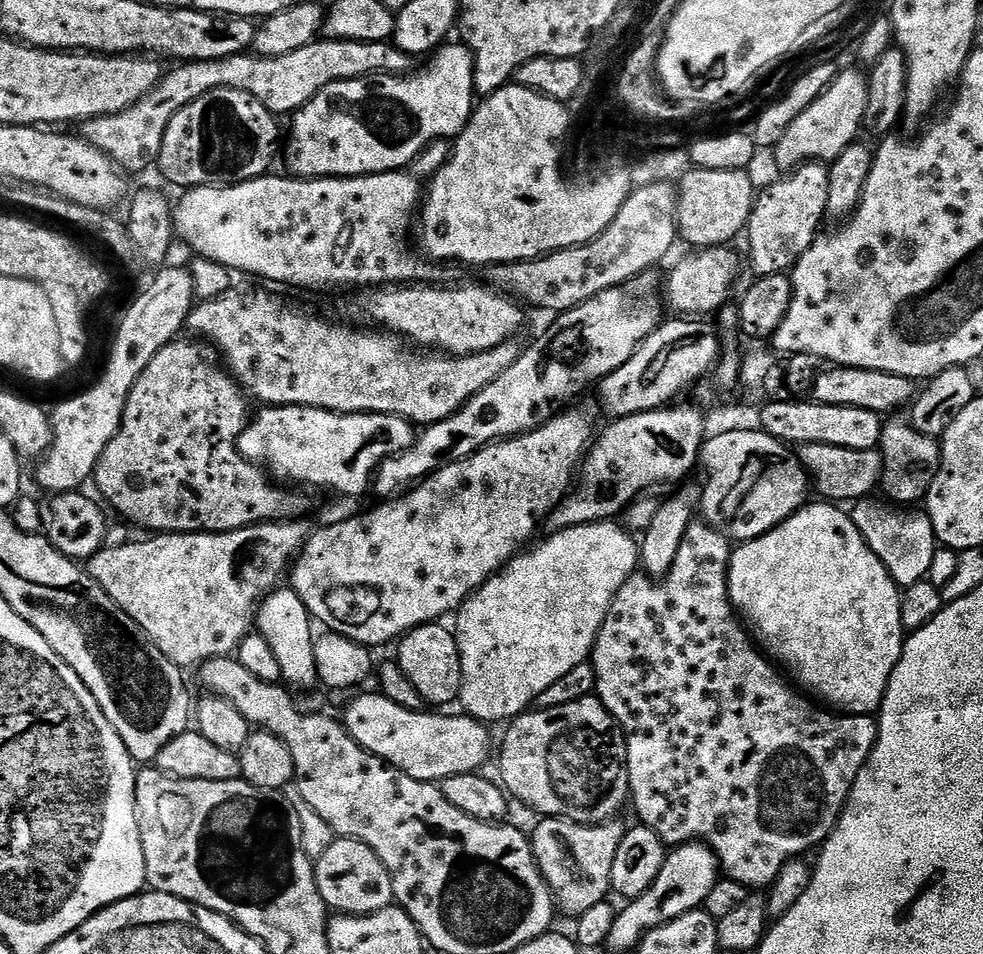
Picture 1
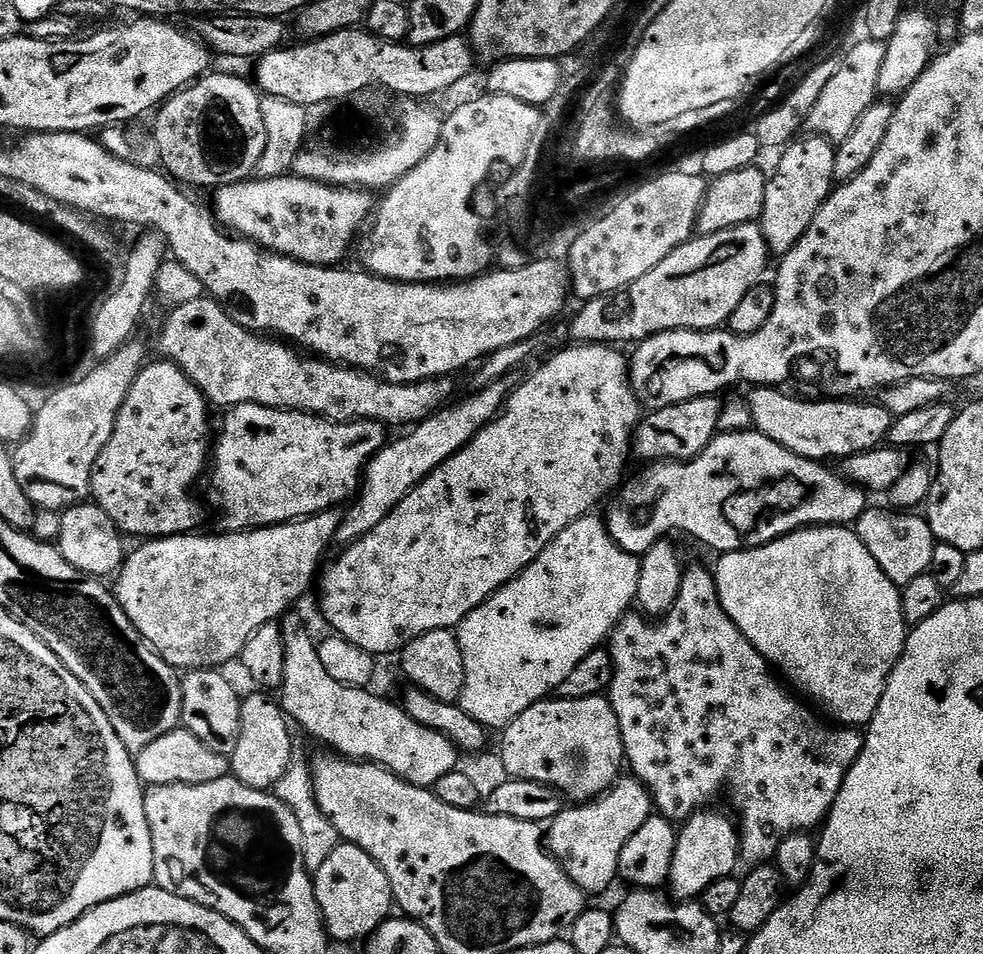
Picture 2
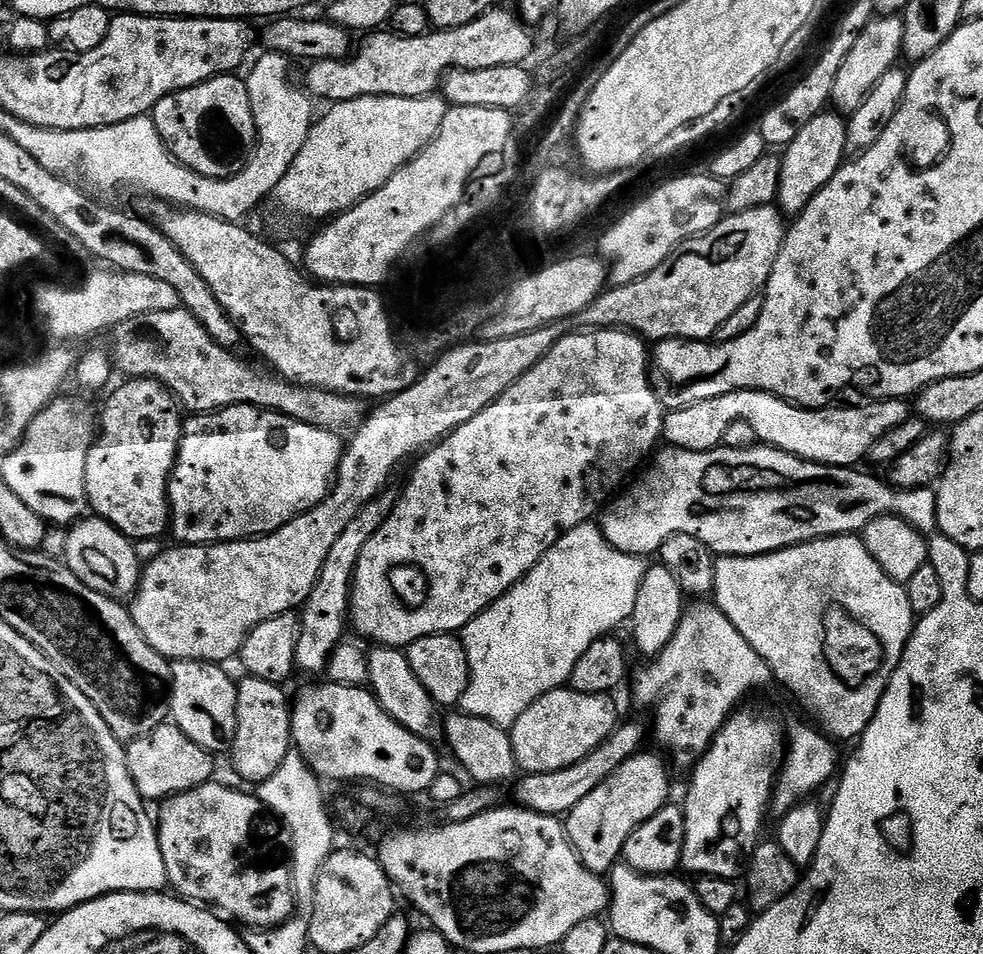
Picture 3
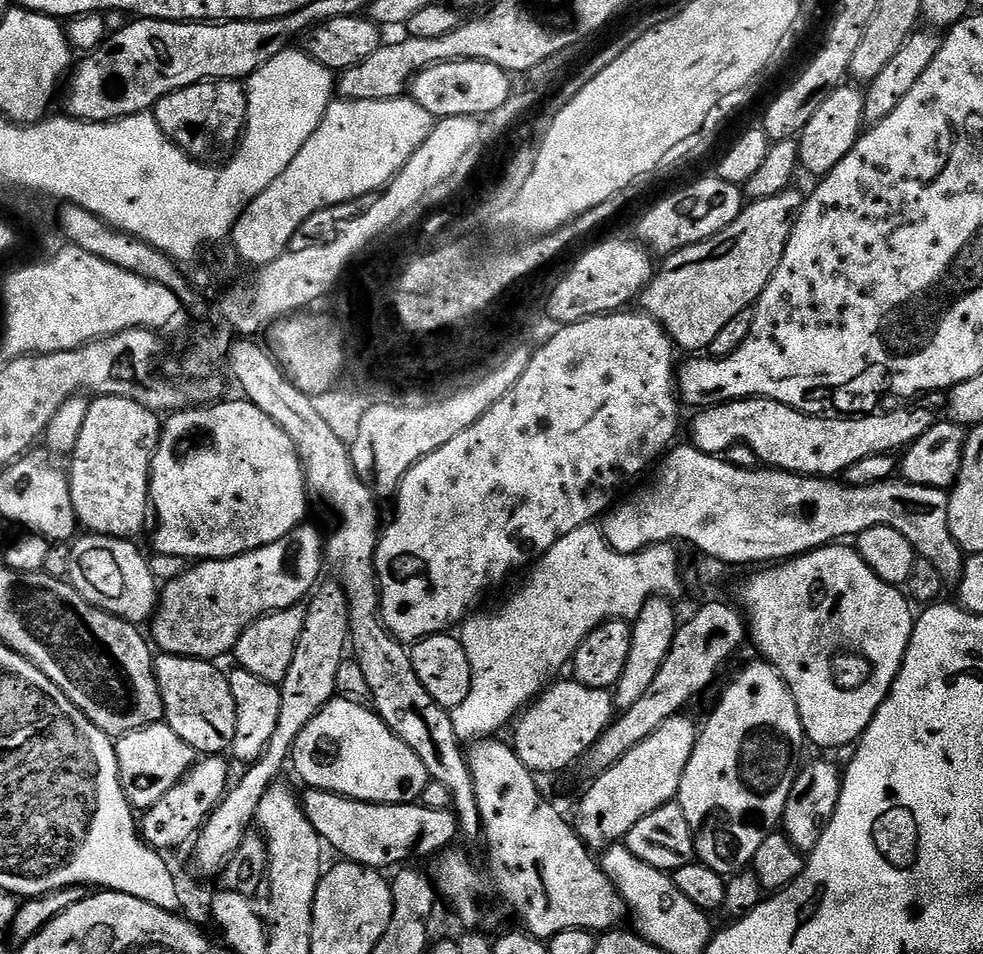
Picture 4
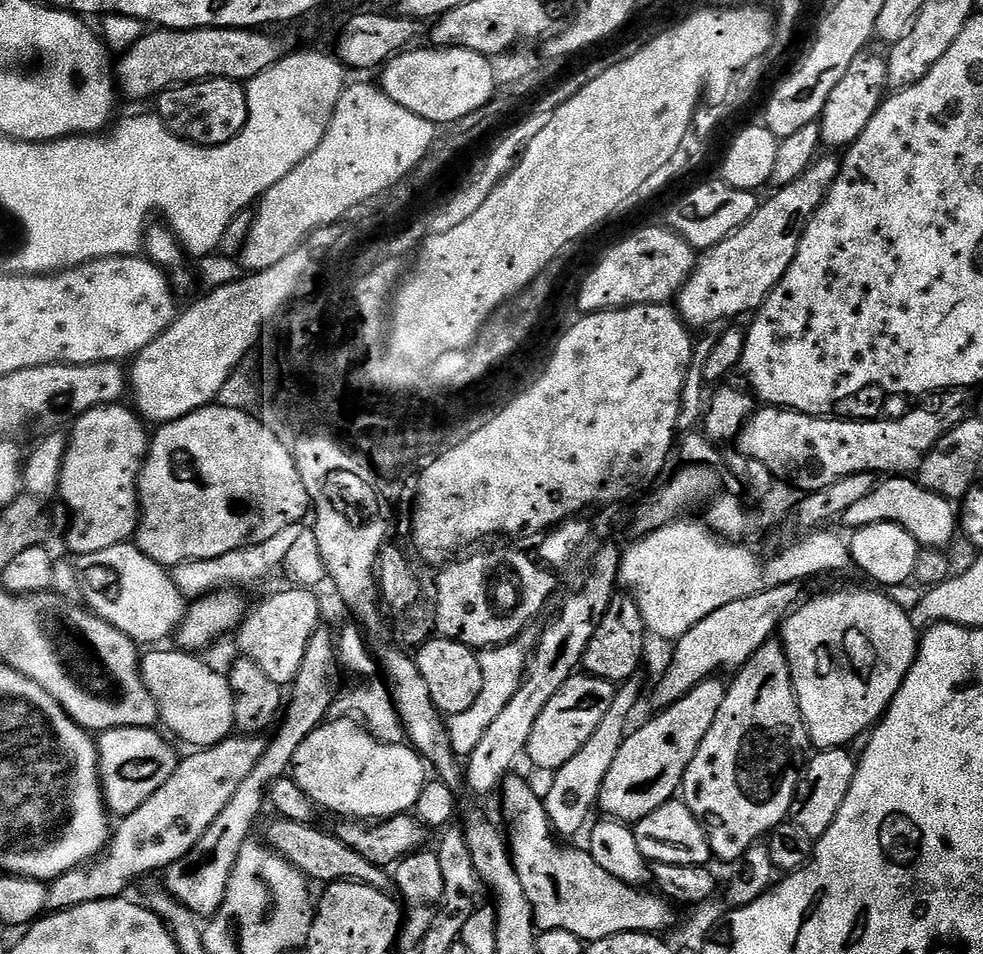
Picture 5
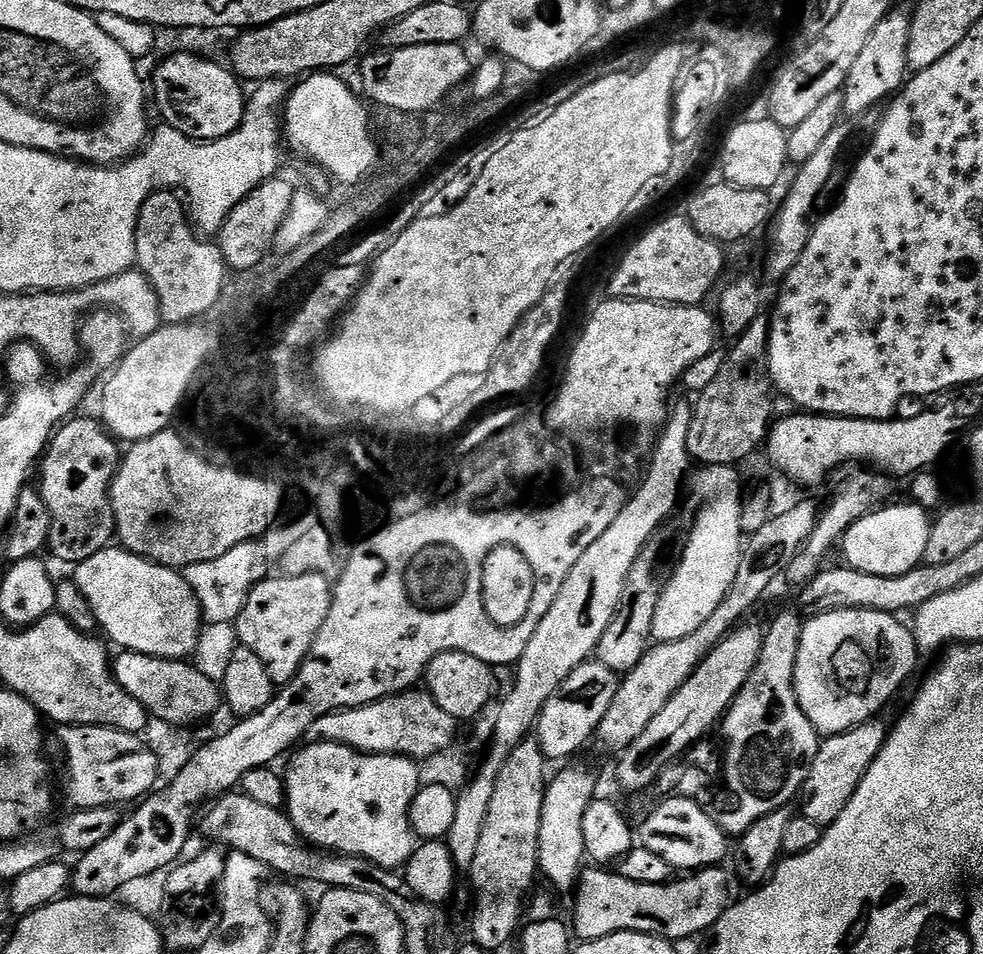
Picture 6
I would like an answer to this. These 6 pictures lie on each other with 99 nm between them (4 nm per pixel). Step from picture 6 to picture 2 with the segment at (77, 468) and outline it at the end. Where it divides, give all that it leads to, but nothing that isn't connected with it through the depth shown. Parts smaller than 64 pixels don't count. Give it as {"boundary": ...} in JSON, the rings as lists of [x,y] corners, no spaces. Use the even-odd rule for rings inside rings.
{"boundary":[[[163,358],[157,361],[157,364],[145,363],[134,386],[130,386],[130,394],[126,394],[126,402],[118,410],[114,434],[110,434],[110,442],[98,454],[98,462],[94,462],[90,493],[91,499],[106,510],[121,533],[140,535],[148,540],[192,534],[199,529],[196,527],[204,520],[205,505],[202,500],[200,505],[195,488],[210,464],[208,401],[178,365]]]}

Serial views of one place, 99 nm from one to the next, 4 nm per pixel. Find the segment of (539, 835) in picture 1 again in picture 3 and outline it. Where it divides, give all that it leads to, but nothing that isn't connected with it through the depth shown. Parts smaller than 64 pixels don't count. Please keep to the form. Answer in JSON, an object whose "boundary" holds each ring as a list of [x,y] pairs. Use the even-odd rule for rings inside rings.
{"boundary":[[[632,756],[602,786],[598,786],[592,793],[586,794],[578,806],[566,817],[566,831],[572,849],[578,854],[586,870],[597,874],[611,873],[617,864],[621,863],[626,846],[626,838],[634,834],[642,822],[654,818],[658,810],[669,803],[668,796],[668,768],[665,757]],[[664,760],[665,764],[664,765]],[[668,767],[668,768],[667,768]]]}

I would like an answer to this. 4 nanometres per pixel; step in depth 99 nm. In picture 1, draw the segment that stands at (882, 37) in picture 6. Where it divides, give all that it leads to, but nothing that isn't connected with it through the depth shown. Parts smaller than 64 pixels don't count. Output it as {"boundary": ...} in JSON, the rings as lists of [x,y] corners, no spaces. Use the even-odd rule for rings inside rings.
{"boundary":[[[813,162],[803,164],[792,169],[791,172],[781,175],[781,180],[776,180],[768,189],[761,191],[756,197],[752,213],[748,219],[748,227],[746,229],[746,237],[748,236],[748,256],[746,252],[746,260],[752,263],[753,273],[756,276],[769,276],[770,274],[788,274],[798,262],[798,258],[802,258],[802,254],[806,254],[806,250],[810,250],[810,246],[816,237],[821,235],[822,227],[820,223],[825,223],[826,217],[826,197],[830,191],[830,178],[828,177],[828,164],[824,162]]]}

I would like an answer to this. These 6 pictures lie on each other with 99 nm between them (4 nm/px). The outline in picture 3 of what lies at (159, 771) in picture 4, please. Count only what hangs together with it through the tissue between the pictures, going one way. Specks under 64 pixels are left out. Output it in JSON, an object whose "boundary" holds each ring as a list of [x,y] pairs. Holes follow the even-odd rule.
{"boundary":[[[166,722],[158,726],[150,734],[131,741],[127,745],[128,769],[134,786],[145,801],[163,802],[169,796],[177,796],[179,792],[189,792],[209,783],[213,779],[212,771],[216,764],[213,753],[198,746],[175,722]]]}

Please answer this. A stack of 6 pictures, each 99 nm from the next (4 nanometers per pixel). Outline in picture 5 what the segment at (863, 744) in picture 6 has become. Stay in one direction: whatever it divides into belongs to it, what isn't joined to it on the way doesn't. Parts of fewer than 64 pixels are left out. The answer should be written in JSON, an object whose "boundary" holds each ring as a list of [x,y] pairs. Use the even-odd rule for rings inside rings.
{"boundary":[[[847,747],[825,748],[817,751],[816,757],[807,761],[800,777],[800,785],[796,787],[796,797],[792,799],[791,823],[798,826],[815,842],[830,830],[842,802],[846,802],[846,794],[854,782],[854,774],[858,763],[857,757],[848,753]]]}

